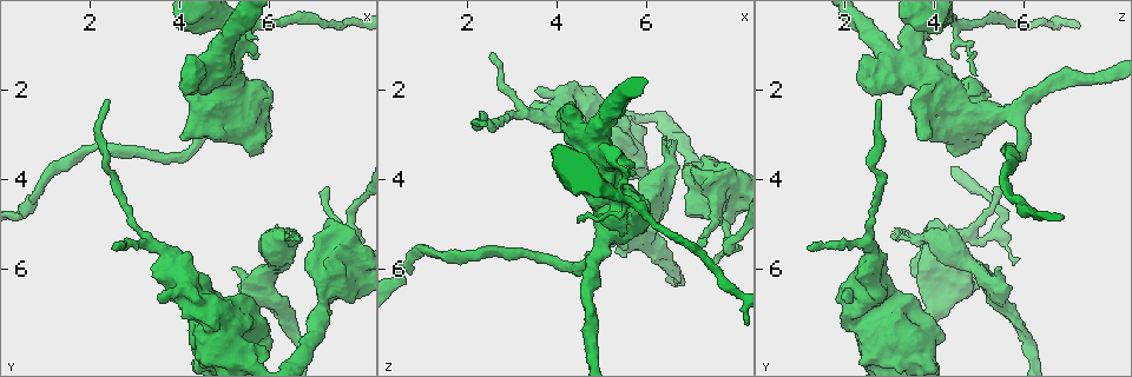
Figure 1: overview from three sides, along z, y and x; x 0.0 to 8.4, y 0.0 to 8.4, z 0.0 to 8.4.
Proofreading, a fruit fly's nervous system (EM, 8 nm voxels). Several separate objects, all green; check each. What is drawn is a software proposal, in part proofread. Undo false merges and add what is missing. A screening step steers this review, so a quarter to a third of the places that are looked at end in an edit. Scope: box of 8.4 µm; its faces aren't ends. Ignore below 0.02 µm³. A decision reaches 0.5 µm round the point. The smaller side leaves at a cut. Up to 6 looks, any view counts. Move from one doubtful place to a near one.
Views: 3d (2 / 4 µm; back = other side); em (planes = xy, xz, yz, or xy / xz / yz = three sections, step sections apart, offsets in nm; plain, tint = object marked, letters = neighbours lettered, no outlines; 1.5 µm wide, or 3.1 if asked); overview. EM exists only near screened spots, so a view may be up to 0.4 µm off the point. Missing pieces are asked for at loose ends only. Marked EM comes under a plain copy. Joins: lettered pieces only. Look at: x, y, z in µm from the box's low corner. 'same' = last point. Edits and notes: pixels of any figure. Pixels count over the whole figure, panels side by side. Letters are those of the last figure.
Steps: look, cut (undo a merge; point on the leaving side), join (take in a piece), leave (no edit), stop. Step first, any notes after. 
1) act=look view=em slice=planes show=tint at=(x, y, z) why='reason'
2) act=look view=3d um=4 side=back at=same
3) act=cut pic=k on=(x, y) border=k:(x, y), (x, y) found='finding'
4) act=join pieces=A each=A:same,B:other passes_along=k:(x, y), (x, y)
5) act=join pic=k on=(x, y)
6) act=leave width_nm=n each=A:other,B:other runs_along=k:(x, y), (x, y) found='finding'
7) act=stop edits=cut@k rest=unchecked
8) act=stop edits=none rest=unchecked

act=look view=em slice=planes show=tint at=(7.55, 5.80, 5.90) why='branch stops here'

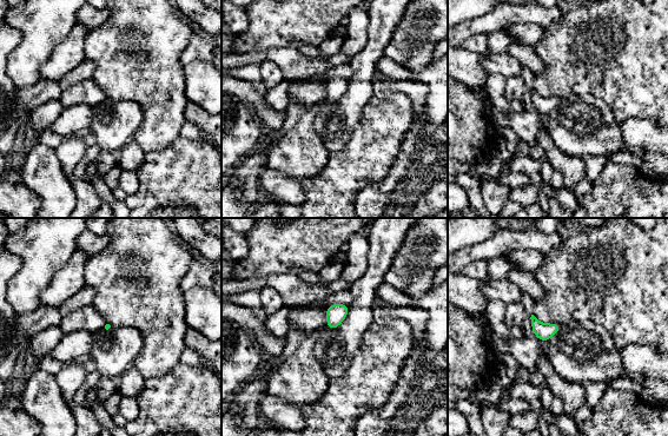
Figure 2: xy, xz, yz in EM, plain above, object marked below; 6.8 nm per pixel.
act=look view=em slice=planes show=letters at=same why='see the neighbours'

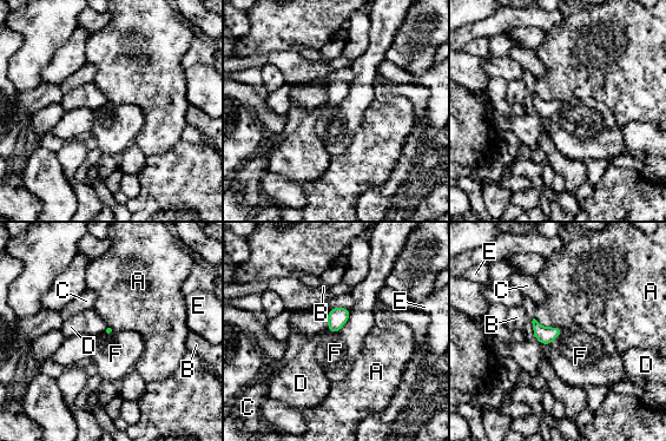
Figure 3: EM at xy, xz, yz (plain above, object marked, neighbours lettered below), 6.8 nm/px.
act=leave each=A:other,B:other,C:other,D:other,E:other,F:other border=3:(351, 310), (337, 331), (328, 330) found='no lettered piece goes on from it'

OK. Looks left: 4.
act=look view=em slice=xz step=8 show=tint at=(6.25, 7.10, 5.70) why='calibre changes'

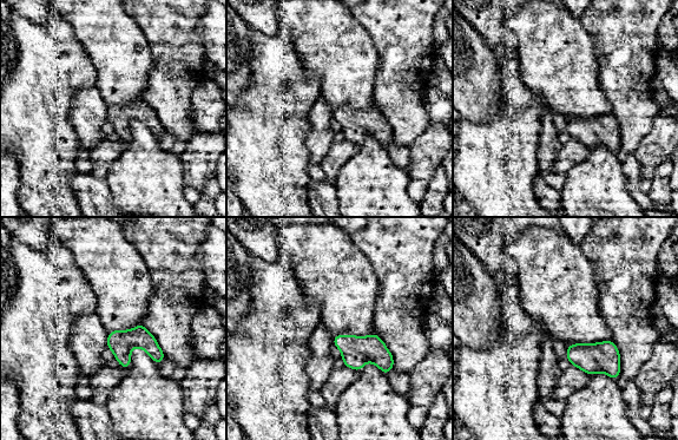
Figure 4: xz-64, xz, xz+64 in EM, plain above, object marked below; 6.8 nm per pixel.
act=look view=em slice=planes show=letters at=same why='cut it another way'

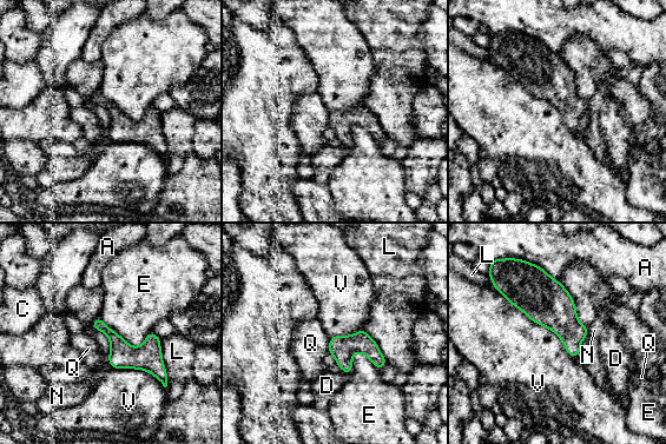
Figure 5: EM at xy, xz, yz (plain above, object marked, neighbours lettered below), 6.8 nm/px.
act=leave each=A:other,C:other,D:other,E:other,L:other,N:other,Q:other,V:other border=5:(495, 287), (551, 329), (573, 358) found='continuous, no second neuron'

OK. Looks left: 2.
act=look view=em slice=planes show=tint at=(6.40, 5.25, 3.05) why='free end'

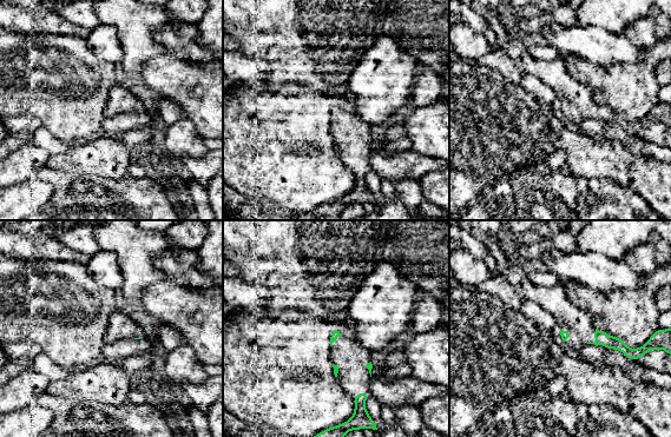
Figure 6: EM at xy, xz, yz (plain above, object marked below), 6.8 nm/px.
act=look view=em slice=planes show=letters at=same why='what lies round it'

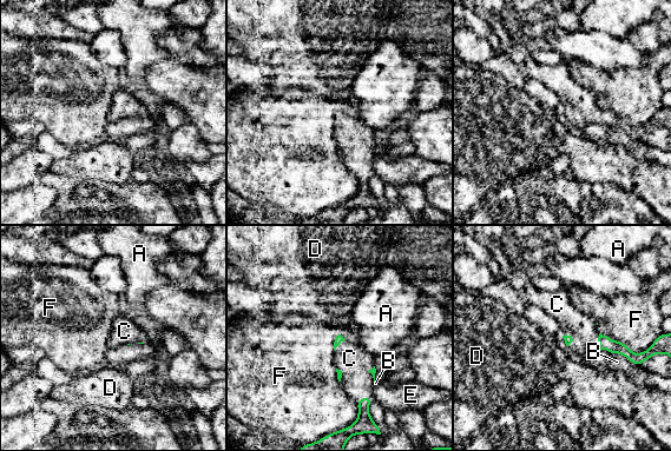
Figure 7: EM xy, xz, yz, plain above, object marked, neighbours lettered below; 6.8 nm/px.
act=join pieces=C each=A:other,B:other,C:same,D:other,E:other,F:other passes_along=7:(613, 346), (599, 344), (583, 329) found='the neuron continues'

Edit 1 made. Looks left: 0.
act=stop edits=join@7 rest=unchecked

